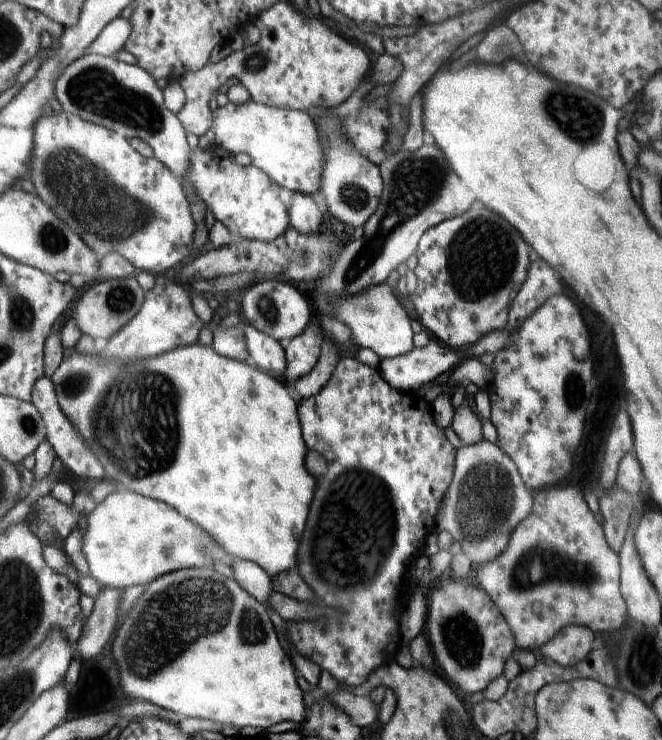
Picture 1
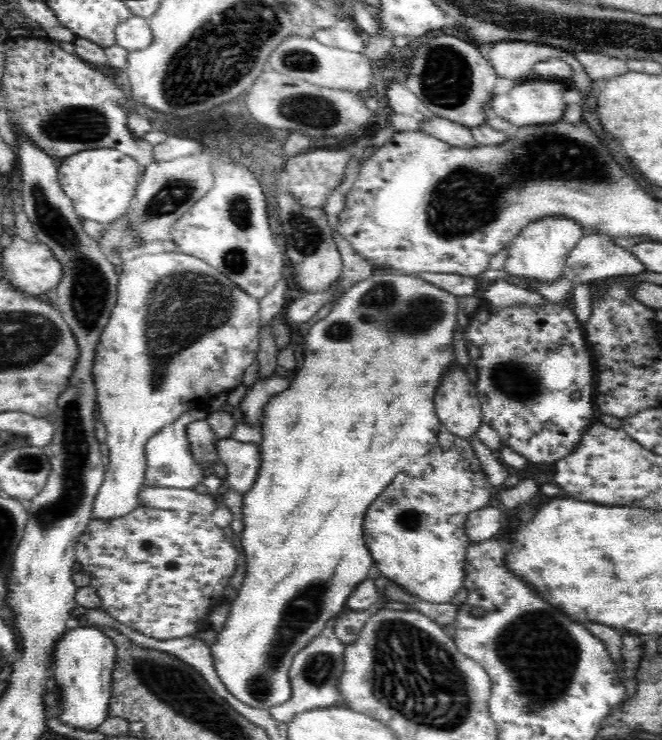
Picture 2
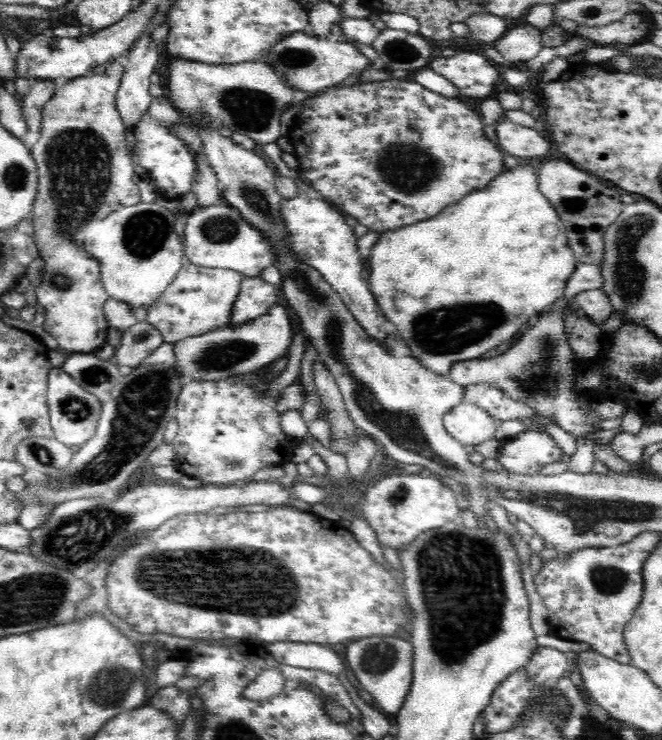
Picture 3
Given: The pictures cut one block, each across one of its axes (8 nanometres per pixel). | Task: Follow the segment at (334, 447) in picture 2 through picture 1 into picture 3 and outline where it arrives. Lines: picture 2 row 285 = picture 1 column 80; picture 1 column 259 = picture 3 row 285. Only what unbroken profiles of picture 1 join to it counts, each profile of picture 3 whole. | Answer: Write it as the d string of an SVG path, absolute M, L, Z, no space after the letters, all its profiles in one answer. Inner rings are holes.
M520 164L516 168L506 168L507 172L491 181L491 184L484 188L464 196L458 203L450 204L440 214L422 220L410 226L397 227L394 230L386 231L380 234L379 240L371 248L368 265L369 269L369 289L374 295L375 301L380 307L395 329L398 330L398 336L410 350L412 357L419 360L430 372L446 377L450 372L450 366L456 362L478 359L482 354L490 352L492 348L502 346L508 342L518 330L530 324L533 318L546 311L556 300L564 296L564 289L567 278L570 278L571 272L575 269L575 255L570 249L568 237L561 224L558 212L550 205L546 196L540 193L539 173L536 168L530 164Z

